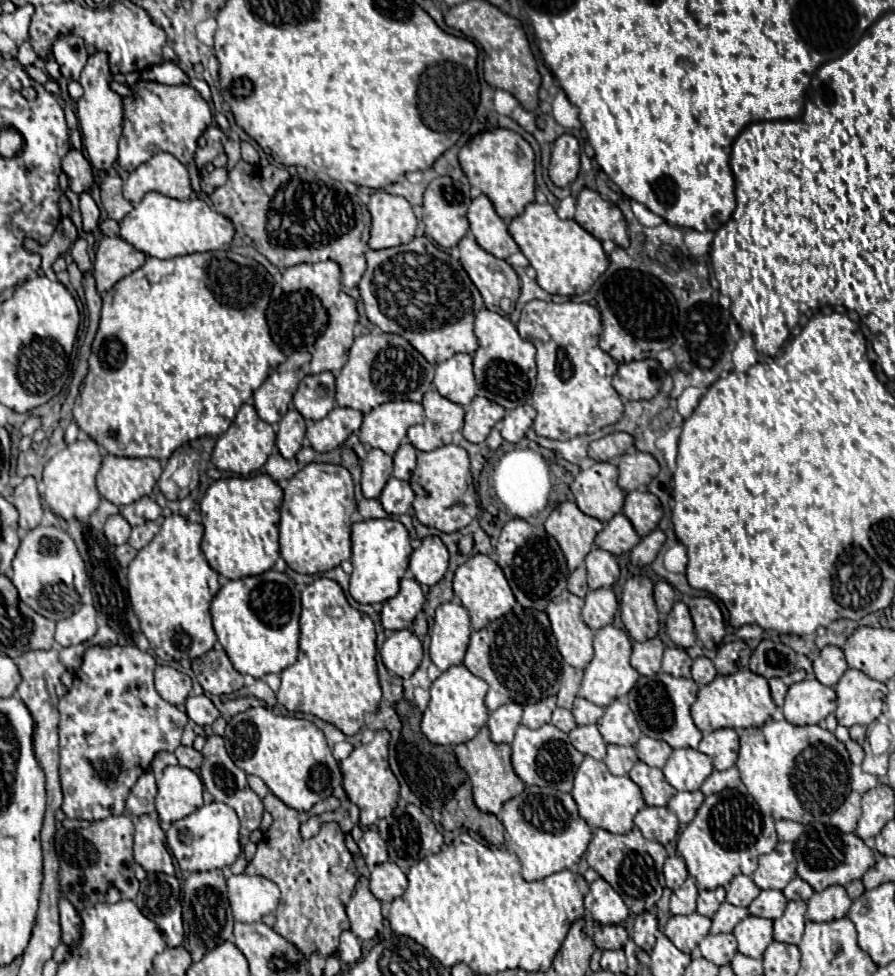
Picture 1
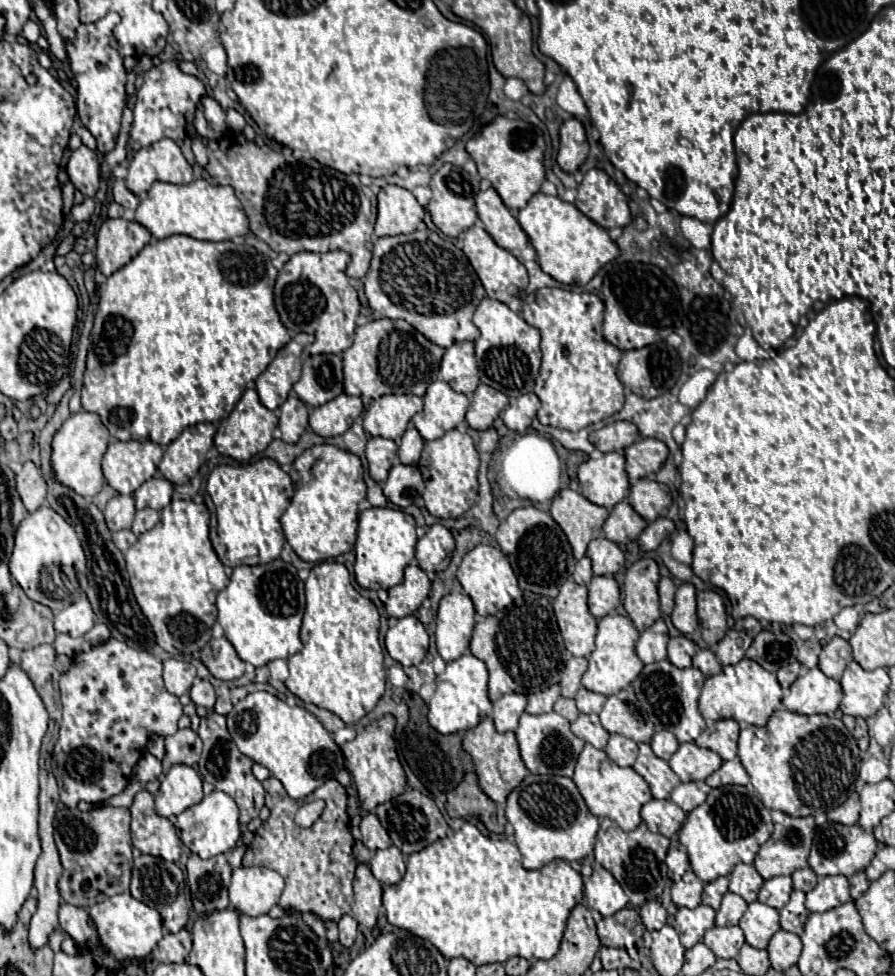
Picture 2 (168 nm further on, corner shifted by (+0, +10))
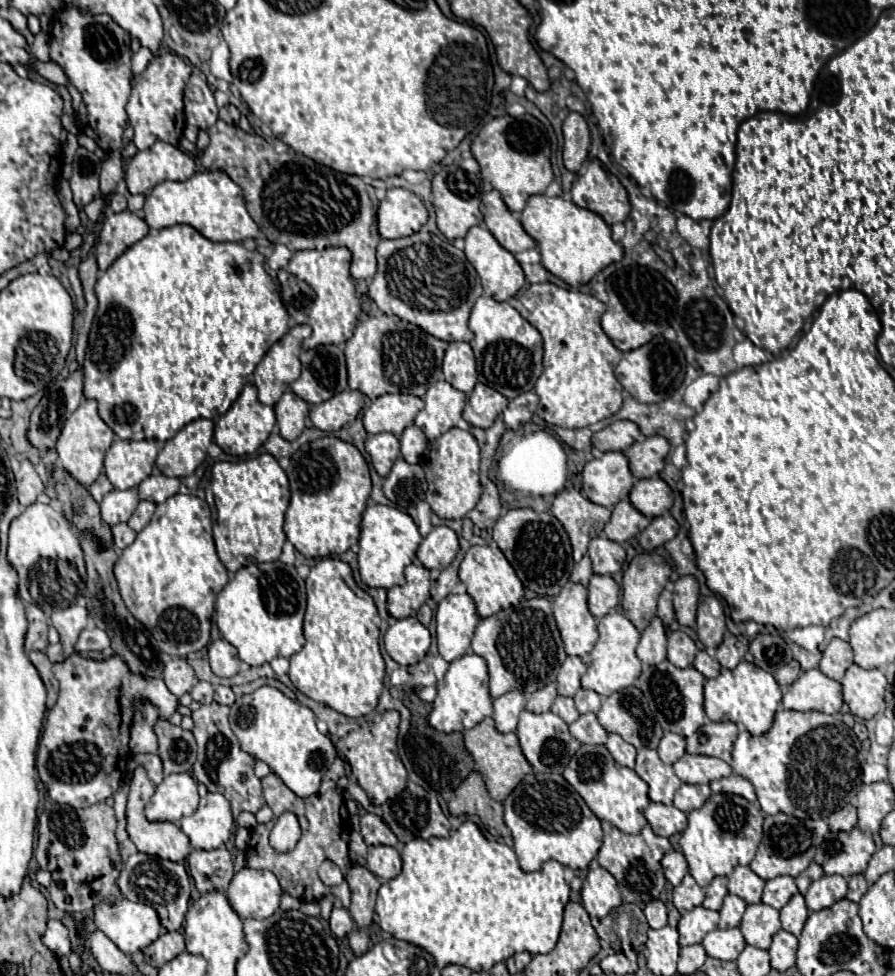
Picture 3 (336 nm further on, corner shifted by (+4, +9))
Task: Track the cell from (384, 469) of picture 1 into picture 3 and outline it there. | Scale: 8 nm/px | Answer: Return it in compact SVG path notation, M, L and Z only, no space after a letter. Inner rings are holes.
M378 433L378 435L368 435L366 439L366 449L372 457L374 469L380 473L380 477L386 477L392 469L392 463L400 455L400 441L392 433Z

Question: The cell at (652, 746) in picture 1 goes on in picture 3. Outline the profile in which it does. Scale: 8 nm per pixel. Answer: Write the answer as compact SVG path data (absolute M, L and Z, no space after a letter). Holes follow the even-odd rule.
M666 733L658 745L658 755L666 765L672 765L674 761L678 761L682 755L686 753L684 749L684 737L682 735L674 735L674 733Z

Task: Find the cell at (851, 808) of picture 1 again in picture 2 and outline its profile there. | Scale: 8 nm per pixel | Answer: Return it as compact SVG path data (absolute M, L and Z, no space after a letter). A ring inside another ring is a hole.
M854 792L842 806L828 812L828 820L840 822L840 824L856 824L858 814L860 814L860 800L858 800L858 794Z

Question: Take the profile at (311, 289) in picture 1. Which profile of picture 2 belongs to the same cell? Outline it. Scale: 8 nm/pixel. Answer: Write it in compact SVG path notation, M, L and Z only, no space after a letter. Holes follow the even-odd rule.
M330 250L324 254L298 252L278 272L274 286L274 304L278 316L290 332L314 334L314 344L304 348L310 356L342 354L352 346L360 302L356 290L348 282L348 276L344 274L348 260L350 256L342 250Z

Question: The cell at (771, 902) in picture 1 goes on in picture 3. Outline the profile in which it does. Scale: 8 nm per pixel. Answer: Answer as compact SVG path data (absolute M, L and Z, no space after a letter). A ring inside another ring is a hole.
M788 875L786 877L774 877L774 879L766 881L762 903L770 905L774 909L782 909L794 893L798 893L798 887L796 887L792 877L788 877Z

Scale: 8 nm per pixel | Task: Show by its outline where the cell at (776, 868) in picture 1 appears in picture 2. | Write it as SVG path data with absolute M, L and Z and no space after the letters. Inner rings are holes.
M788 816L782 824L774 826L774 834L770 836L768 842L764 842L756 854L754 866L758 870L758 874L768 880L774 876L790 876L794 870L798 868L806 868L808 866L808 852L812 846L812 834L814 834L814 818L806 816L806 818L794 818Z

